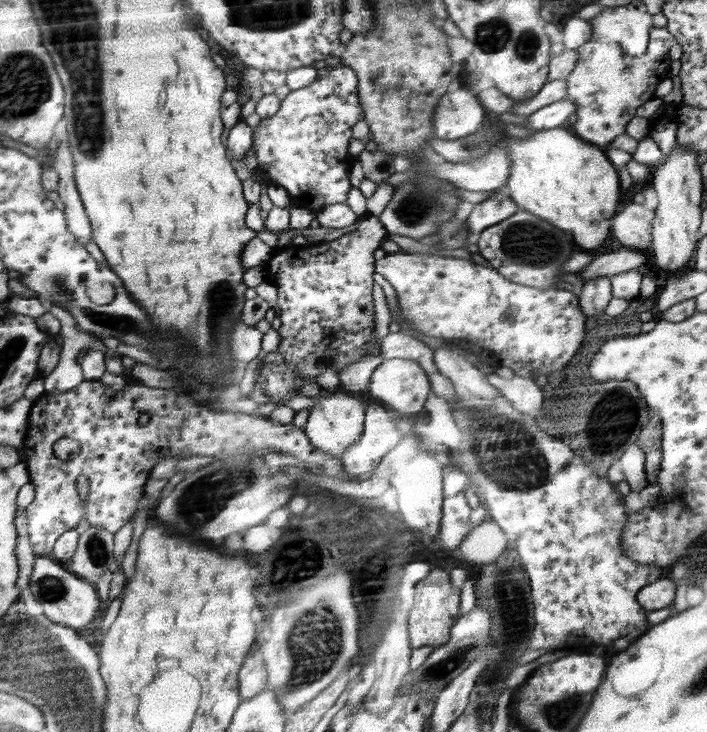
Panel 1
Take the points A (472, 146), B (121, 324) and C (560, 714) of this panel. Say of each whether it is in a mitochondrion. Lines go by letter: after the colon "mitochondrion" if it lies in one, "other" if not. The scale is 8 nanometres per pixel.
A: mitochondrion
B: mitochondrion
C: mitochondrion

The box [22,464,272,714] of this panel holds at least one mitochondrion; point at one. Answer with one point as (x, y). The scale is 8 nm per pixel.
(50, 588)

